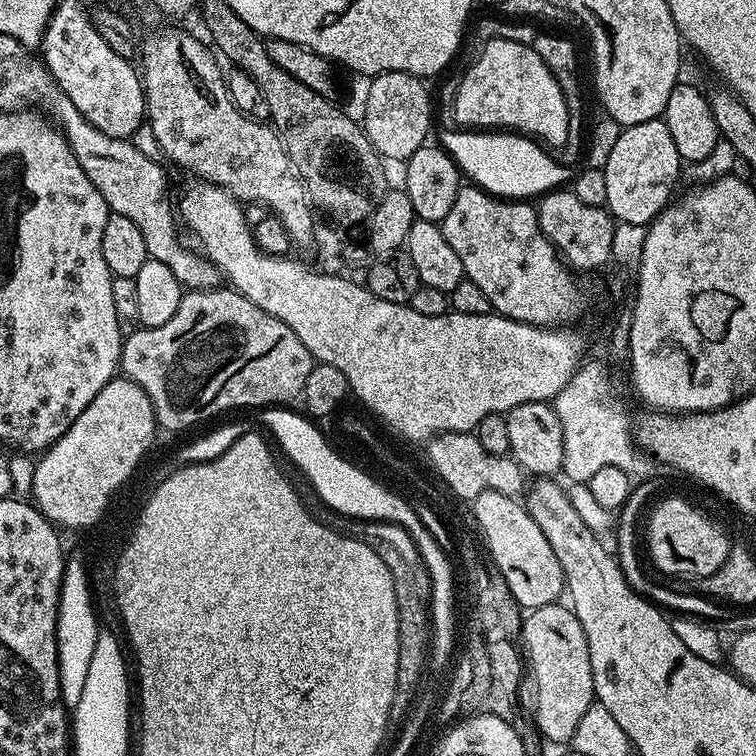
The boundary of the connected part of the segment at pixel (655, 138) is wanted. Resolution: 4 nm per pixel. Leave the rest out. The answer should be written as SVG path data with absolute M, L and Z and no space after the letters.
M659 119L624 128L618 142L614 142L614 150L610 150L610 158L606 158L603 169L609 213L621 225L647 226L673 199L676 179L680 172L682 176L682 161L674 146L674 138L670 138L670 130L666 130L663 119Z

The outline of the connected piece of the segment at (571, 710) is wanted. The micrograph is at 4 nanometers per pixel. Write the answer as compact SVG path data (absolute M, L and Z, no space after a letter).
M557 602L531 609L523 617L522 645L536 687L536 724L550 743L567 745L582 722L582 714L594 703L594 693L586 634L571 607L562 605Z

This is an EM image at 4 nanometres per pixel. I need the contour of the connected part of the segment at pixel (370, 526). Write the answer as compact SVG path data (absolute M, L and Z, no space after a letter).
M295 481L293 488L295 493L298 494L302 508L306 510L306 514L310 515L310 518L313 518L314 522L332 528L346 537L352 537L356 541L362 541L386 564L386 568L390 570L390 576L393 579L394 602L397 602L398 606L400 604L412 604L412 596L420 596L422 590L428 590L431 580L429 580L427 570L421 560L421 554L417 550L416 543L413 542L404 528L398 527L397 524L388 520L385 520L385 522L378 521L378 518L364 520L335 512L332 507L312 491L311 485L305 481Z

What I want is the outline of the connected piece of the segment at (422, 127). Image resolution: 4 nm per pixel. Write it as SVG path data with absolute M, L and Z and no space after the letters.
M381 72L379 76L371 77L367 84L368 93L364 96L364 120L362 119L364 135L372 143L374 151L385 161L406 162L410 154L414 154L414 150L418 150L429 139L428 127L432 124L432 118L434 122L433 97L432 100L428 97L428 92L424 89L425 81L421 77L411 76L405 72Z

